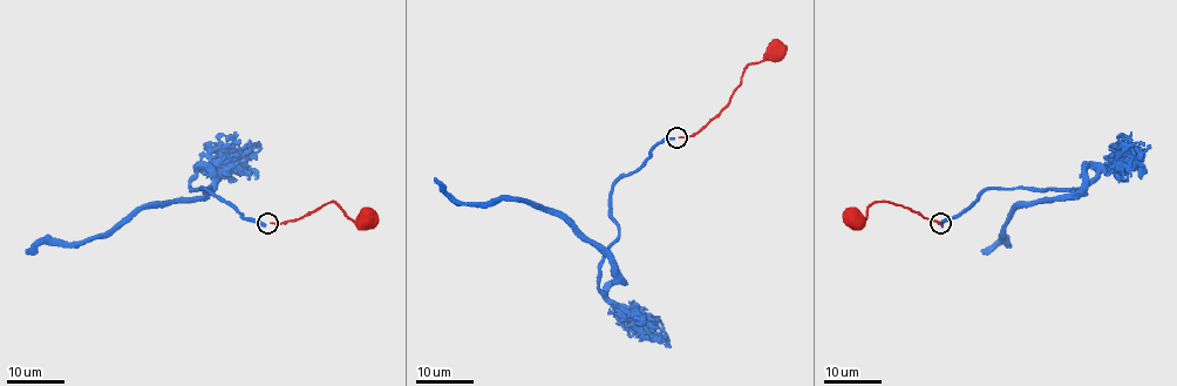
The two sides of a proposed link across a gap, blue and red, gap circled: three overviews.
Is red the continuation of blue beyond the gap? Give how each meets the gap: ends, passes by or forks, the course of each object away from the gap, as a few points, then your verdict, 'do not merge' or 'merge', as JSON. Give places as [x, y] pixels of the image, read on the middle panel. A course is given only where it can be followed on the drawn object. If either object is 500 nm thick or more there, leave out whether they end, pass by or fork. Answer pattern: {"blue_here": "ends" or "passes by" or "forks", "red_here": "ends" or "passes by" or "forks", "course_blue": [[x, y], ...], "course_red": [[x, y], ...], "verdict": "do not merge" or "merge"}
{"blue_here": "ends", "red_here": "ends", "course_blue": [[674, 137], [614, 185], [604, 292], [616, 266], [562, 217], [524, 201], [457, 202], [435, 177]], "course_red": [[679, 136], [694, 136], [728, 102], [747, 65], [774, 54]], "verdict": "do not merge"}

